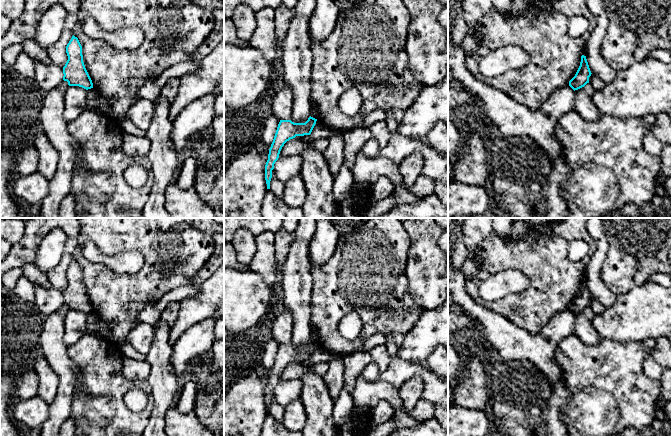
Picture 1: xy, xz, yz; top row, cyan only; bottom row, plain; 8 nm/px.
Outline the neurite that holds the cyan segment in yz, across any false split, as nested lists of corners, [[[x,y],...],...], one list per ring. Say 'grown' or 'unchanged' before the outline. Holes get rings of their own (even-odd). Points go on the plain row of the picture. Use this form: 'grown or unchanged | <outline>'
unchanged | [[[582,279],[580,290],[575,300],[569,305],[569,310],[574,315],[584,311],[587,307],[589,307],[589,301],[591,298],[586,280]]]

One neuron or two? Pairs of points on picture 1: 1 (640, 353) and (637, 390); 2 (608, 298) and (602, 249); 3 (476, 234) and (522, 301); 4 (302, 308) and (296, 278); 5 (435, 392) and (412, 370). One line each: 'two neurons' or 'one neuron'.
1: one neuron
2: one neuron
3: two neurons
4: one neuron
5: one neuron

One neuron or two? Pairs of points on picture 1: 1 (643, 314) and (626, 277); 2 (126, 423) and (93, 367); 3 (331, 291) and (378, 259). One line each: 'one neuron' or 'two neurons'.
1: two neurons
2: one neuron
3: one neuron

